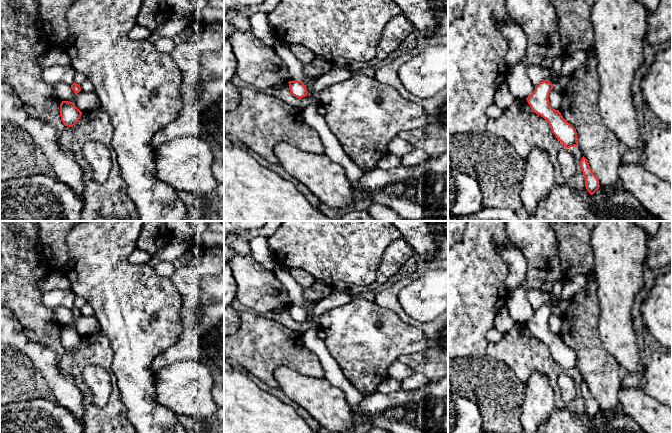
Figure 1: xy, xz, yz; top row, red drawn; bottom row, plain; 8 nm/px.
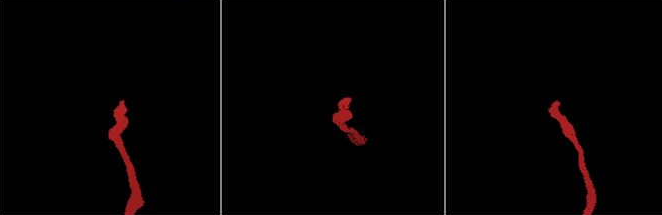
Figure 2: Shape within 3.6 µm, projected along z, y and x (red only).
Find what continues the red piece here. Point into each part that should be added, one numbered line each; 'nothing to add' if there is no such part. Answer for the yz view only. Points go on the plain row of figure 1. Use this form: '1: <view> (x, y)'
1: yz (559, 309)

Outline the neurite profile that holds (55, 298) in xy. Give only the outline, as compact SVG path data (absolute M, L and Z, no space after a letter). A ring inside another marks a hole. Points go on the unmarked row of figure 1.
M53 289L44 292L42 301L48 308L64 307L71 310L75 298L76 295L72 290Z

